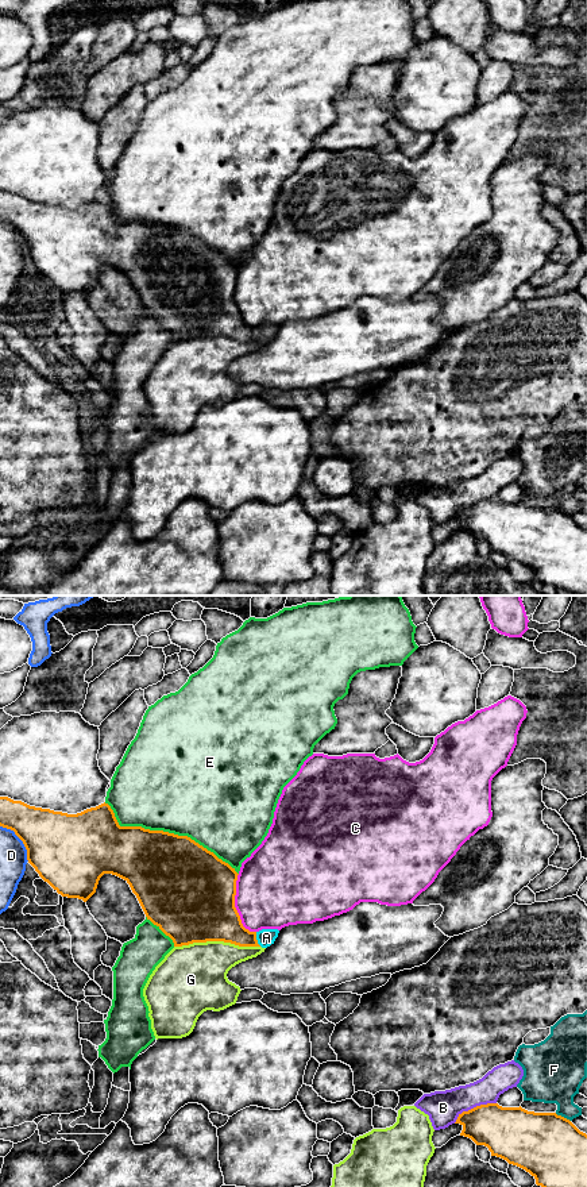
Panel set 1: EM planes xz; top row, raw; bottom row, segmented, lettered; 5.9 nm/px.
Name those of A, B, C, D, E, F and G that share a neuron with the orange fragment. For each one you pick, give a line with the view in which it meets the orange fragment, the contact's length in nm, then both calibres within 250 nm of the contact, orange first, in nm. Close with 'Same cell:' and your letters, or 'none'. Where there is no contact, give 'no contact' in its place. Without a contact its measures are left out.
A: xz | 90 nm | 240/100 nm
Same cell: A

